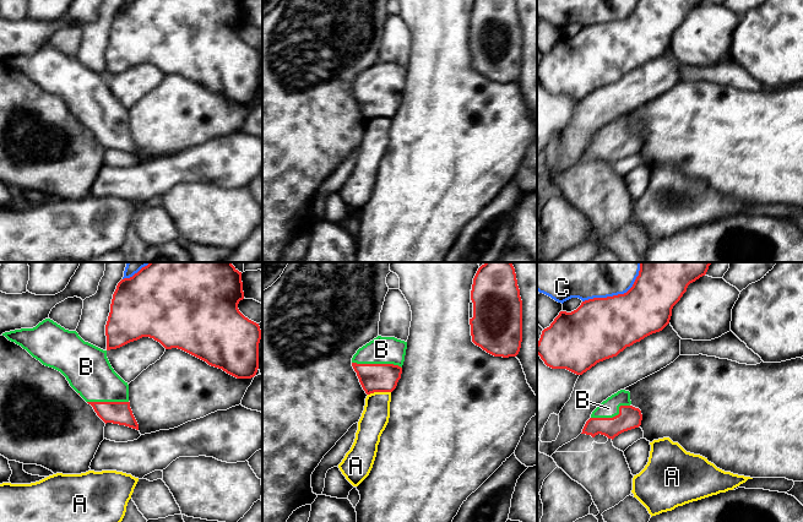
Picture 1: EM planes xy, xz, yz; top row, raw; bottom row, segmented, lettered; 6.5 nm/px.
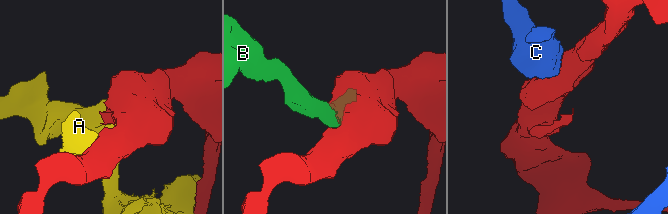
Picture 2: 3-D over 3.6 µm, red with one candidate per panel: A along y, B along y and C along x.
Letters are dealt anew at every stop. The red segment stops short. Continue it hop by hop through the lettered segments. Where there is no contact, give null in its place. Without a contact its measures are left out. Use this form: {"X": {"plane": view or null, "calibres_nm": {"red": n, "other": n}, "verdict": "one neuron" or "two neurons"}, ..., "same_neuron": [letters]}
{"A": {"plane": "xz", "calibres_nm": {"red": 190, "other": 180}, "verdict": "two neurons"}, "B": {"plane": "xz", "calibres_nm": {"red": 190, "other": 180}, "verdict": "one neuron"}, "C": {"plane": "yz", "calibres_nm": {"red": 400, "other": 170}, "verdict": "two neurons"}, "same_neuron": ["B"]}

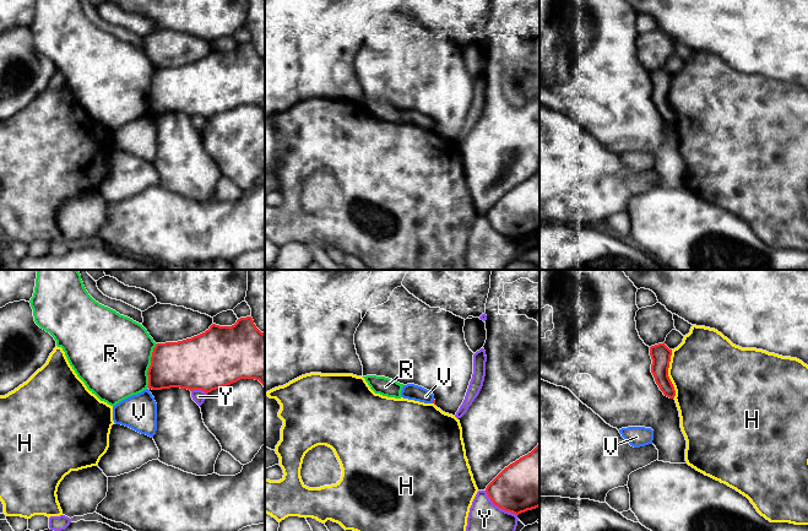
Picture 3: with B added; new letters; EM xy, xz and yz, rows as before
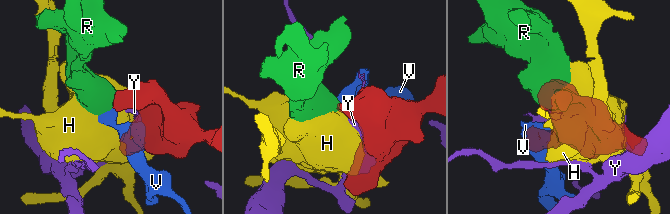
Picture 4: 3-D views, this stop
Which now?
{"H": {"plane": "yz", "calibres_nm": {"red": 130, "other": 460}, "verdict": "two neurons"}, "R": {"plane": "xy", "calibres_nm": {"red": 320, "other": 500}, "verdict": "two neurons"}, "V": {"plane": "xz", "calibres_nm": {"red": 20, "other": 110}, "verdict": "two neurons"}, "Y": {"plane": "xz", "calibres_nm": {"red": 340, "other": 280}, "verdict": "two neurons"}, "same_neuron": []}

